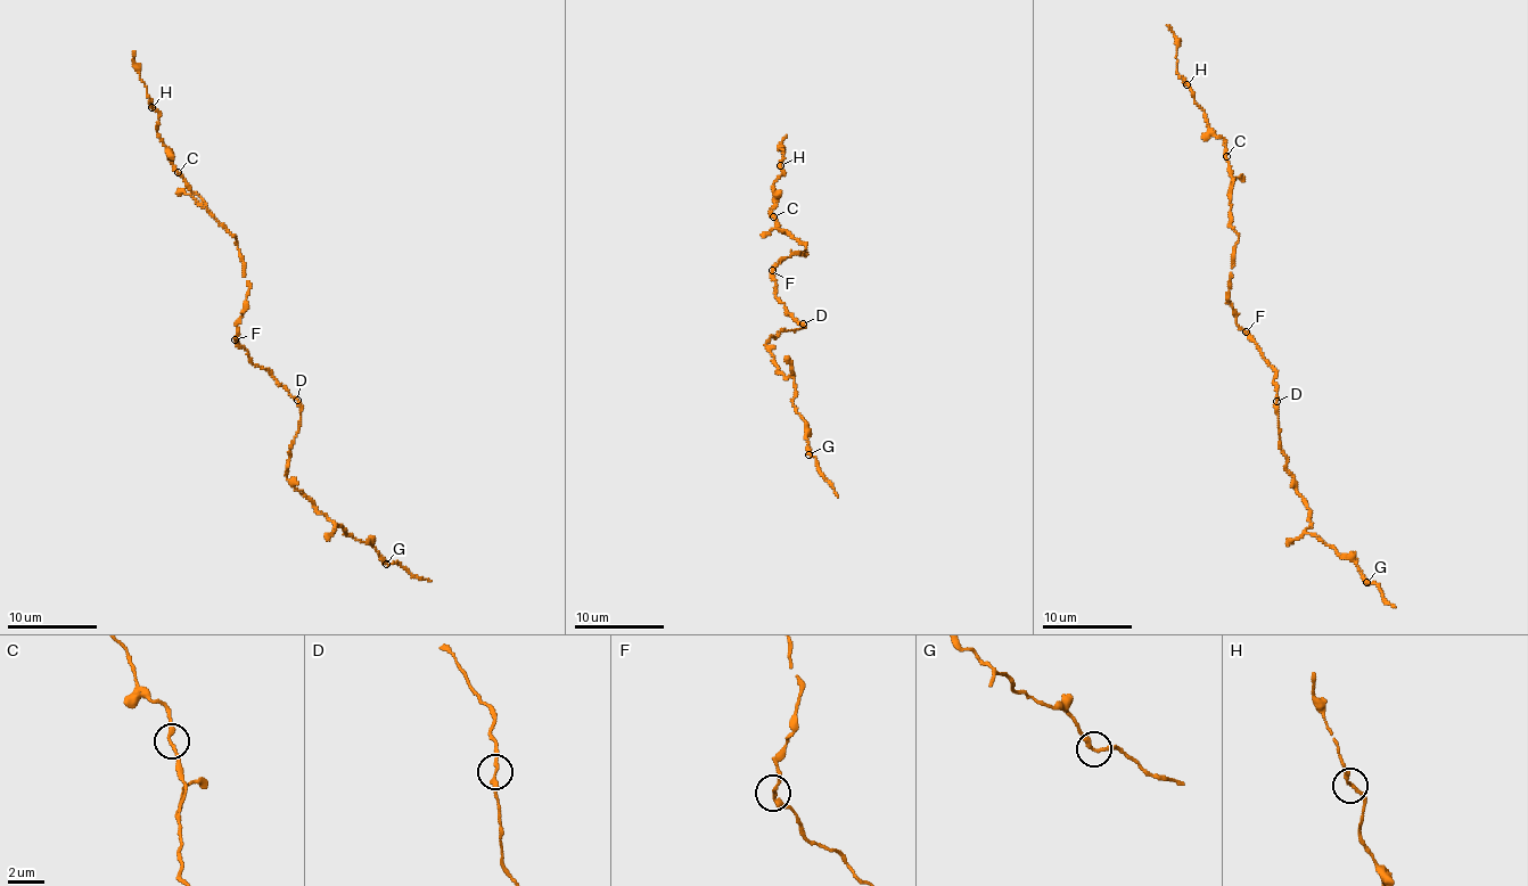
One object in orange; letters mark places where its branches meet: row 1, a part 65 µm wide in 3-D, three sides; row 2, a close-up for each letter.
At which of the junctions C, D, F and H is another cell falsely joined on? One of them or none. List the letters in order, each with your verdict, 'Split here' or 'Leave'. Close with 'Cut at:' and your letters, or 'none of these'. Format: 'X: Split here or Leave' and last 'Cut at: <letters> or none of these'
C: Leave
D: Leave
F: Leave
H: Leave
Cut at: none of these

